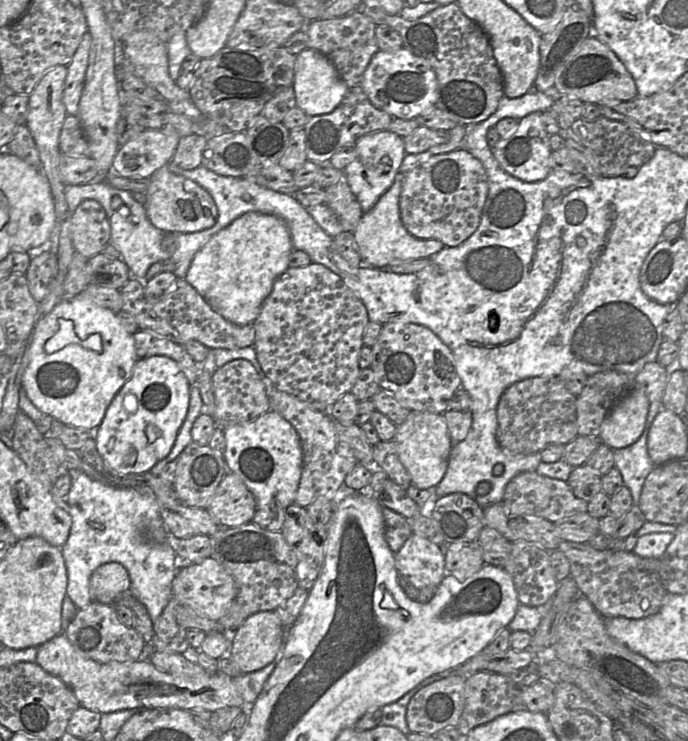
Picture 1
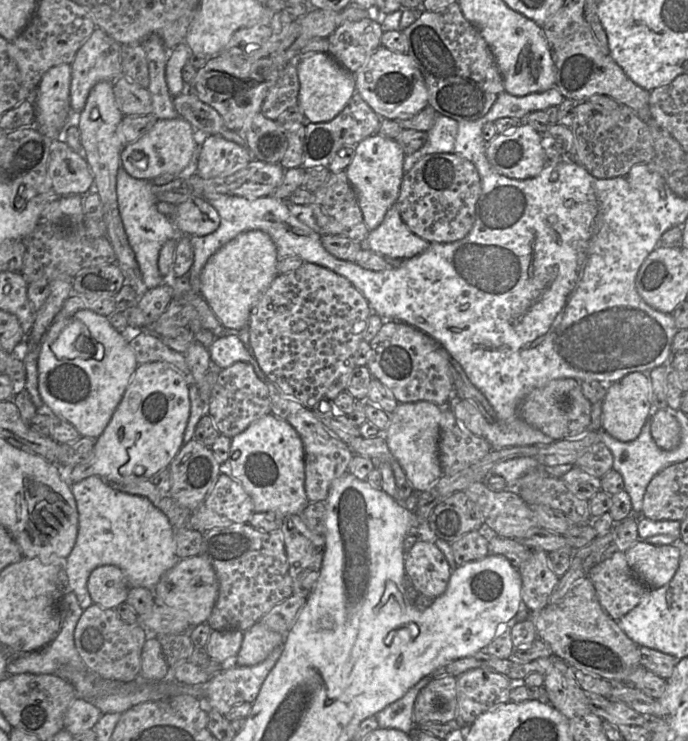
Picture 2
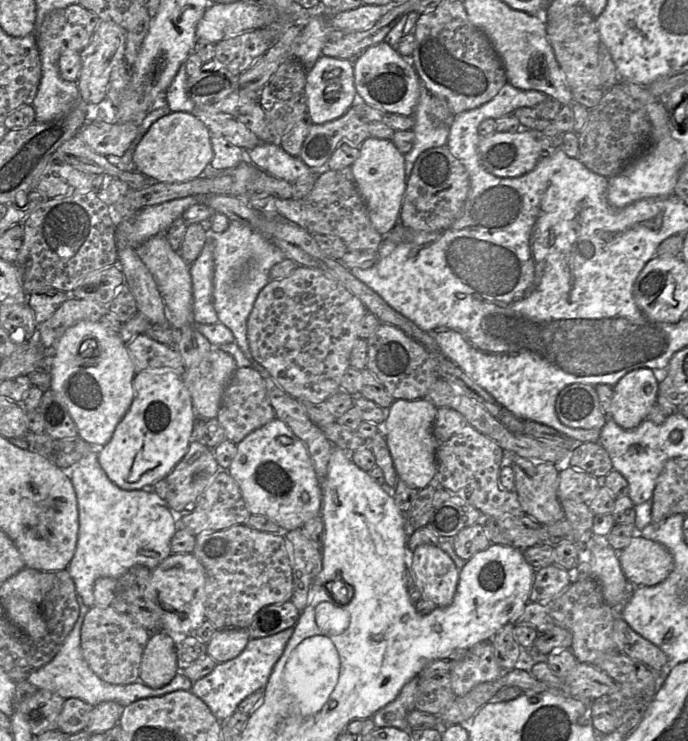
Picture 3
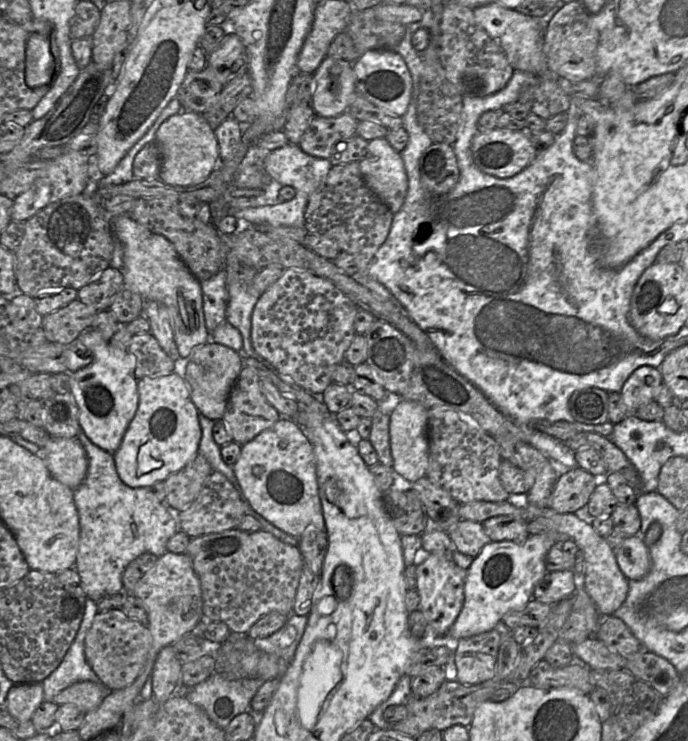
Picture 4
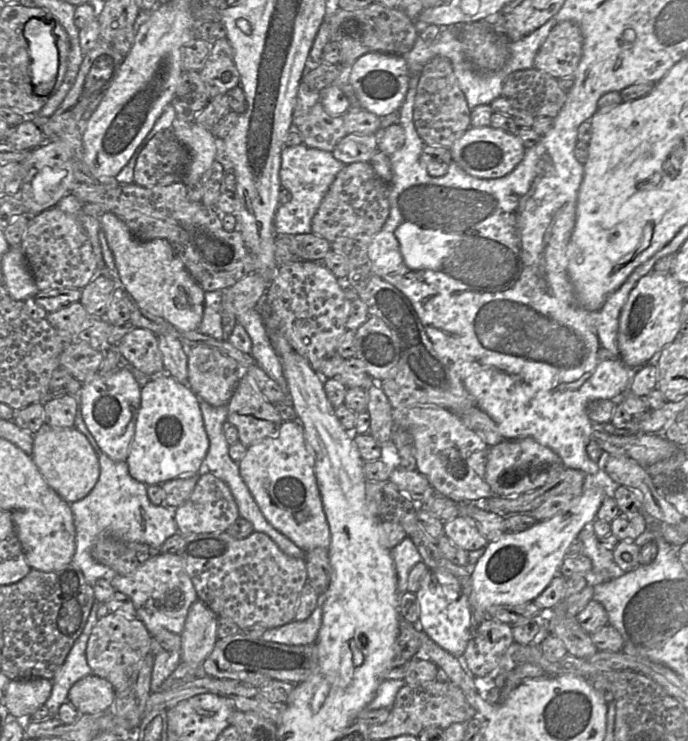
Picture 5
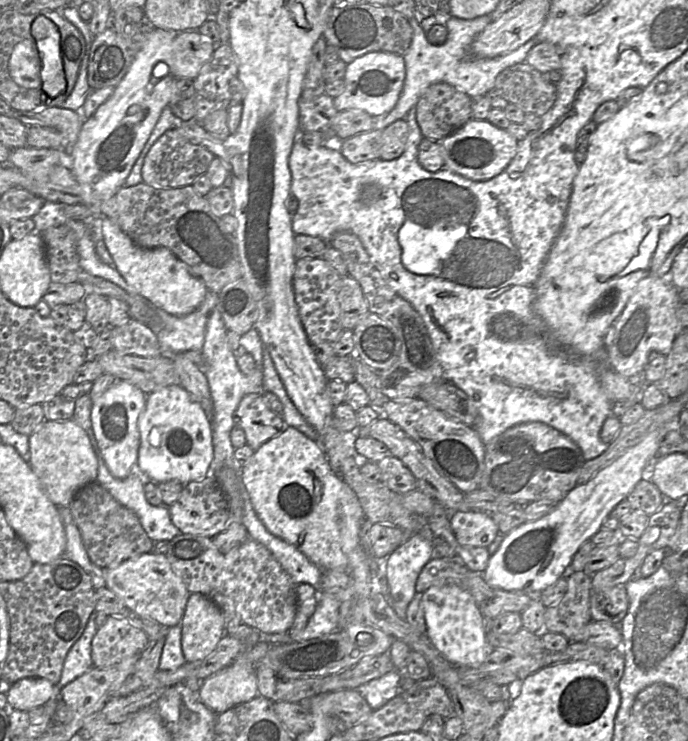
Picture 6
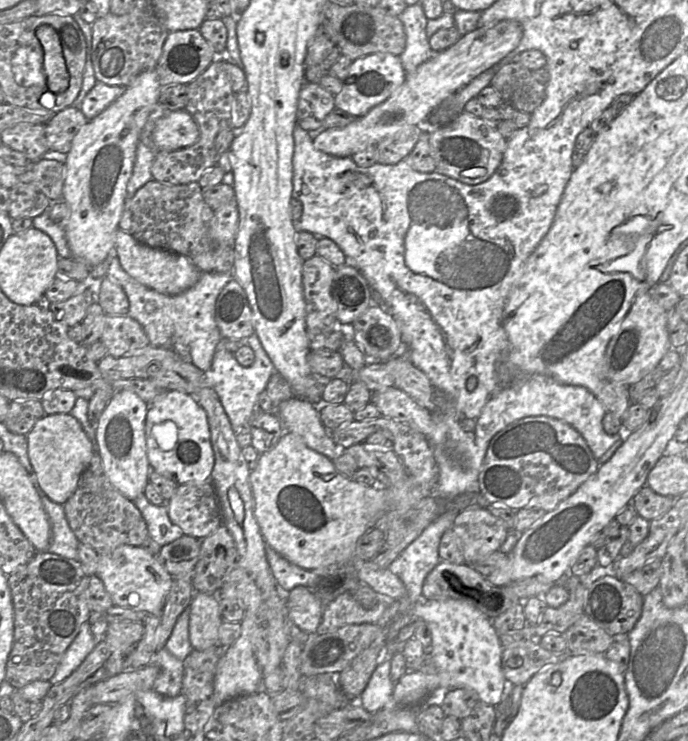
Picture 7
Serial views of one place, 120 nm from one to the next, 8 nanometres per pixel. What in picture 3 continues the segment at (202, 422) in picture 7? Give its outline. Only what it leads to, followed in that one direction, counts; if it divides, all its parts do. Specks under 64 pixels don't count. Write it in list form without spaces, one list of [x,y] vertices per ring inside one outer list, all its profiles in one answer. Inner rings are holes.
[[[163,367],[143,370],[135,375],[133,387],[134,398],[129,410],[117,425],[111,440],[98,452],[98,461],[103,470],[106,472],[107,476],[119,488],[125,490],[148,489],[151,488],[156,481],[162,478],[166,478],[188,452],[189,445],[192,442],[192,433],[196,421],[196,416],[199,416],[193,406],[192,398],[188,388],[183,381],[183,376],[171,368]]]

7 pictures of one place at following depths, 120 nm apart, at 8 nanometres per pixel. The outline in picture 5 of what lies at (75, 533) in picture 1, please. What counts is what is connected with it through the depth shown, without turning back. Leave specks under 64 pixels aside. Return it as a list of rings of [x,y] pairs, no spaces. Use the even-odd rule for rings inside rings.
[[[79,400],[74,427],[86,436],[100,466],[99,479],[94,488],[86,497],[70,504],[76,529],[76,550],[71,563],[80,568],[86,581],[93,587],[97,580],[111,582],[117,575],[110,567],[92,557],[91,549],[100,533],[109,533],[122,541],[144,543],[160,549],[167,538],[178,532],[178,527],[174,509],[152,504],[147,495],[148,486],[130,475],[126,461],[113,461],[101,450],[85,424]]]

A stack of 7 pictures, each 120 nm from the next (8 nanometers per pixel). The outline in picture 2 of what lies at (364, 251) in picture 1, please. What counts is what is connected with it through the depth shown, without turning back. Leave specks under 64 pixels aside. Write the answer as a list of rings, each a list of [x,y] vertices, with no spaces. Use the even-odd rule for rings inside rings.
[[[396,204],[389,208],[381,224],[368,233],[364,243],[373,252],[398,259],[414,257],[426,250],[429,244],[408,228]]]

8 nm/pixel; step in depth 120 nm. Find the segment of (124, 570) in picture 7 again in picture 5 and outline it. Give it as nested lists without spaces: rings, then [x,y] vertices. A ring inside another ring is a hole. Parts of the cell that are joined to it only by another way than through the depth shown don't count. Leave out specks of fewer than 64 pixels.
[[[159,553],[147,560],[128,575],[117,574],[111,585],[116,591],[129,596],[140,618],[152,636],[151,653],[157,655],[161,649],[155,640],[161,630],[181,634],[191,605],[198,600],[195,587],[186,571],[185,563],[178,553]]]

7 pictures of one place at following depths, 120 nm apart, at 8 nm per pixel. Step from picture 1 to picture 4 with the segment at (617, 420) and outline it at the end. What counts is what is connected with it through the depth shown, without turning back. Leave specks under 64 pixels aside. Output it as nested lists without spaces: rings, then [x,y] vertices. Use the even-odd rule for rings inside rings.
[[[641,366],[624,383],[620,394],[629,415],[648,402],[655,400],[657,390],[663,383],[659,368]]]

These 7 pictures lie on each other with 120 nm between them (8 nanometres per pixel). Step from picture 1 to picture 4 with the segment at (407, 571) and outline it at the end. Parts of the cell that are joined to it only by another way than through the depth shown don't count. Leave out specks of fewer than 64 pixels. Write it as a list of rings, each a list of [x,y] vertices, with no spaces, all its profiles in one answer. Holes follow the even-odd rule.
[[[435,553],[425,554],[415,563],[417,585],[420,597],[419,610],[427,625],[426,635],[445,636],[459,616],[464,604],[464,584],[466,571],[457,566],[450,558]]]

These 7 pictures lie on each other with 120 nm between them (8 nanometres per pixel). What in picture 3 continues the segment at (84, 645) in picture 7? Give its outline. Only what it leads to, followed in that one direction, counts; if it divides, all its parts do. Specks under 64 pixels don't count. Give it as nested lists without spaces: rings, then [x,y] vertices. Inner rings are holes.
[[[77,594],[76,599],[80,612],[73,629],[68,634],[56,656],[49,663],[28,676],[27,680],[30,684],[38,689],[45,689],[56,693],[64,699],[78,698],[93,707],[108,701],[117,702],[125,707],[144,698],[161,697],[178,690],[191,691],[193,682],[180,671],[170,683],[158,689],[150,688],[141,681],[127,685],[115,685],[100,679],[85,661],[81,648],[81,627],[90,607],[84,604],[79,594]]]

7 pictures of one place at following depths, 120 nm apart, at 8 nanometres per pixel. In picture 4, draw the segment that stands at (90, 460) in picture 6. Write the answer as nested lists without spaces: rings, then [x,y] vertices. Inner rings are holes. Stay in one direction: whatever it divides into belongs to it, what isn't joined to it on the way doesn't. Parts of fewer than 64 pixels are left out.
[[[50,437],[41,449],[41,456],[52,476],[72,490],[76,489],[87,475],[87,454],[77,437]]]

